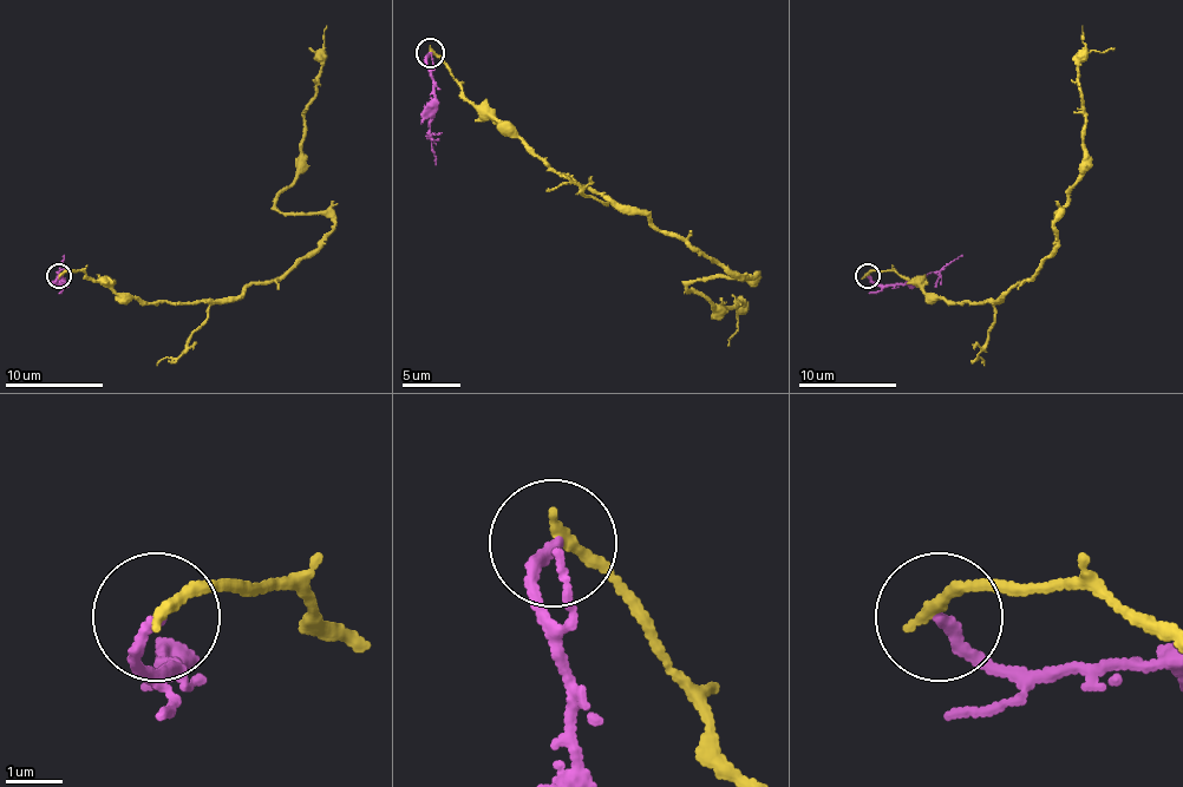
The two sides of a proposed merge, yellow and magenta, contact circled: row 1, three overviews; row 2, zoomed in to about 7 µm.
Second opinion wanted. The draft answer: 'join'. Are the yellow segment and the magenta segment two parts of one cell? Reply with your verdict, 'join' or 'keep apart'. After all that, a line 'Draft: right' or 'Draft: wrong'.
keep apart
Draft: wrong

